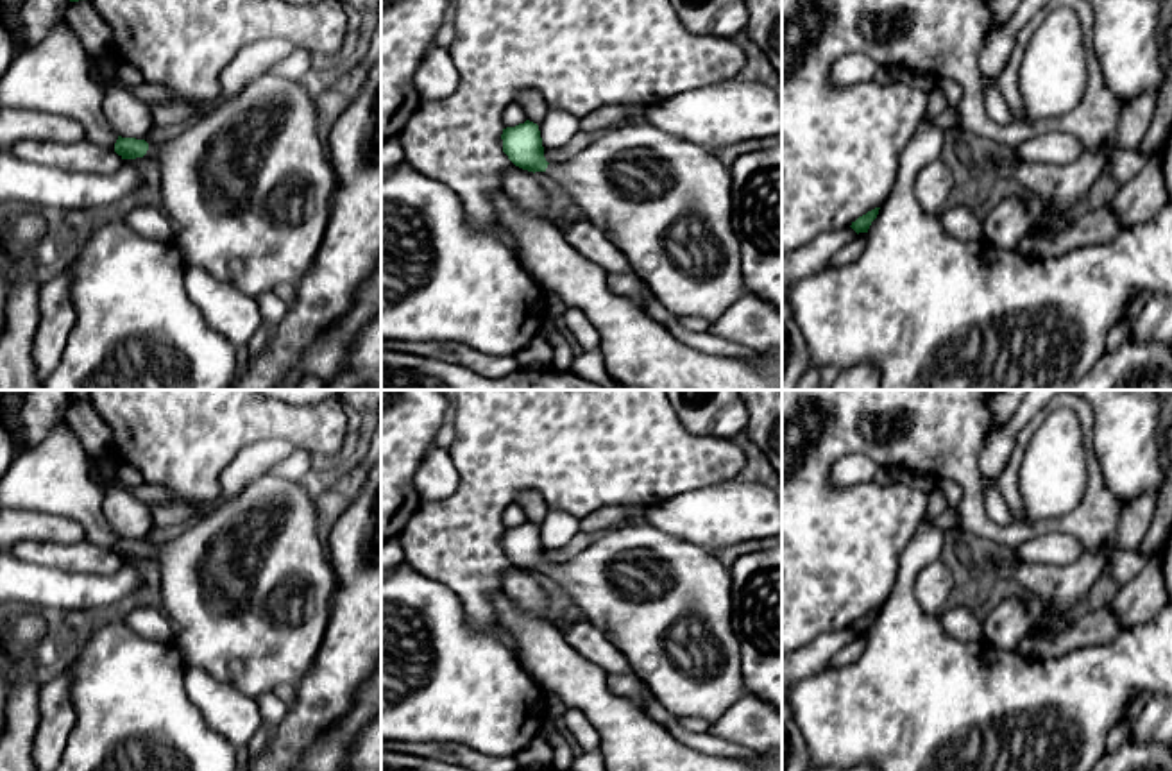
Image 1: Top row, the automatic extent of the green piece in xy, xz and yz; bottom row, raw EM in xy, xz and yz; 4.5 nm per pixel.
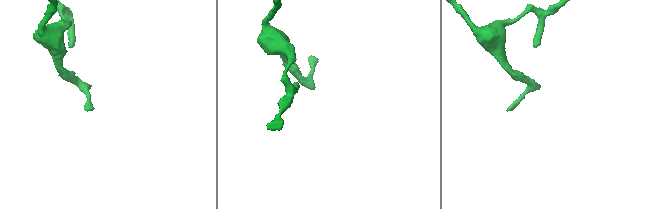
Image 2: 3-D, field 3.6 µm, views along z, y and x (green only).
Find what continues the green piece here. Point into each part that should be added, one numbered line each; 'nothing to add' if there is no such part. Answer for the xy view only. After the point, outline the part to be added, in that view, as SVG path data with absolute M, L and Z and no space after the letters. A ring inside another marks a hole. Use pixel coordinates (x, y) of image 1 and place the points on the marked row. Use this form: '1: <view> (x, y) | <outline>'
1: xy (247, 186) | M265 72L236 95L163 145L145 154L161 170L163 211L175 224L175 245L186 265L204 268L251 299L283 283L297 284L311 267L331 216L329 199L336 182L318 132L318 104L301 80Z

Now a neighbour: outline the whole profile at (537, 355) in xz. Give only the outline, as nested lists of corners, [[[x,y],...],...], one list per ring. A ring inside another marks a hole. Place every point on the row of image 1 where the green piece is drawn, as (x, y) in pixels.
[[[540,336],[533,338],[515,358],[522,369],[551,369],[553,367],[553,349]]]

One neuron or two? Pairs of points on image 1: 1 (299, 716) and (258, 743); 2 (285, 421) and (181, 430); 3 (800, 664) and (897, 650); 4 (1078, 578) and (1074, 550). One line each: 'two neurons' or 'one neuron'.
1: two neurons
2: one neuron
3: two neurons
4: two neurons

